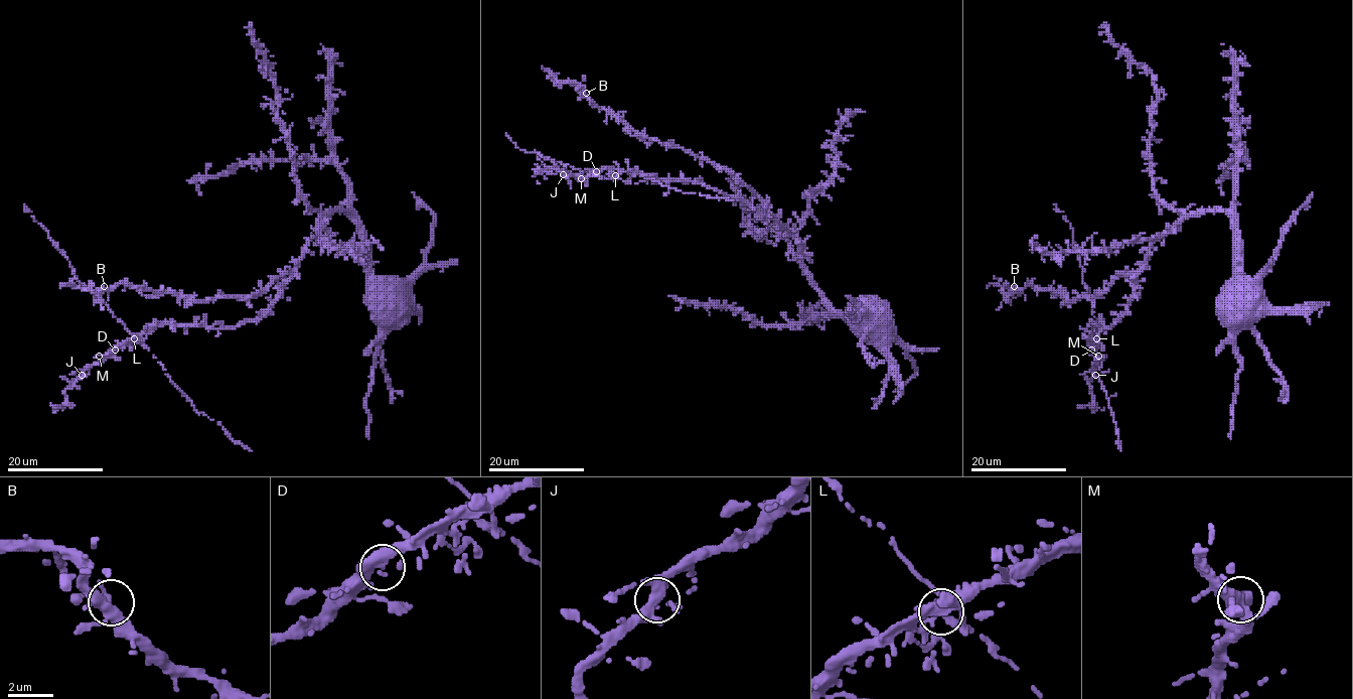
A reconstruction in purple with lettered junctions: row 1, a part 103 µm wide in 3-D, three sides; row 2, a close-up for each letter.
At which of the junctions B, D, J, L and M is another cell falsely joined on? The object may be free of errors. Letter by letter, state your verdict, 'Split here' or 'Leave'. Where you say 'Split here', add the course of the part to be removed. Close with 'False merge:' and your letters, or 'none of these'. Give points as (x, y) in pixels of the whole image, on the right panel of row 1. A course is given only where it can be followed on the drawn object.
B: Leave
D: Leave
J: Leave
L: Leave
M: Leave
False merge: none of these

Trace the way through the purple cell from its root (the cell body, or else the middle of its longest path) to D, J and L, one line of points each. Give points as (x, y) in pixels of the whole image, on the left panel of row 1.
D: (282, 285), (282, 292), (273, 305), (255, 319), (219, 328), (160, 324), (129, 337), (115, 350)
J: (282, 285), (282, 292), (273, 305), (255, 319), (219, 328), (200, 324), (155, 325), (116, 344), (82, 375)
L: (282, 285), (273, 305), (255, 319), (219, 328), (160, 324), (144, 330), (139, 341), (134, 338)

